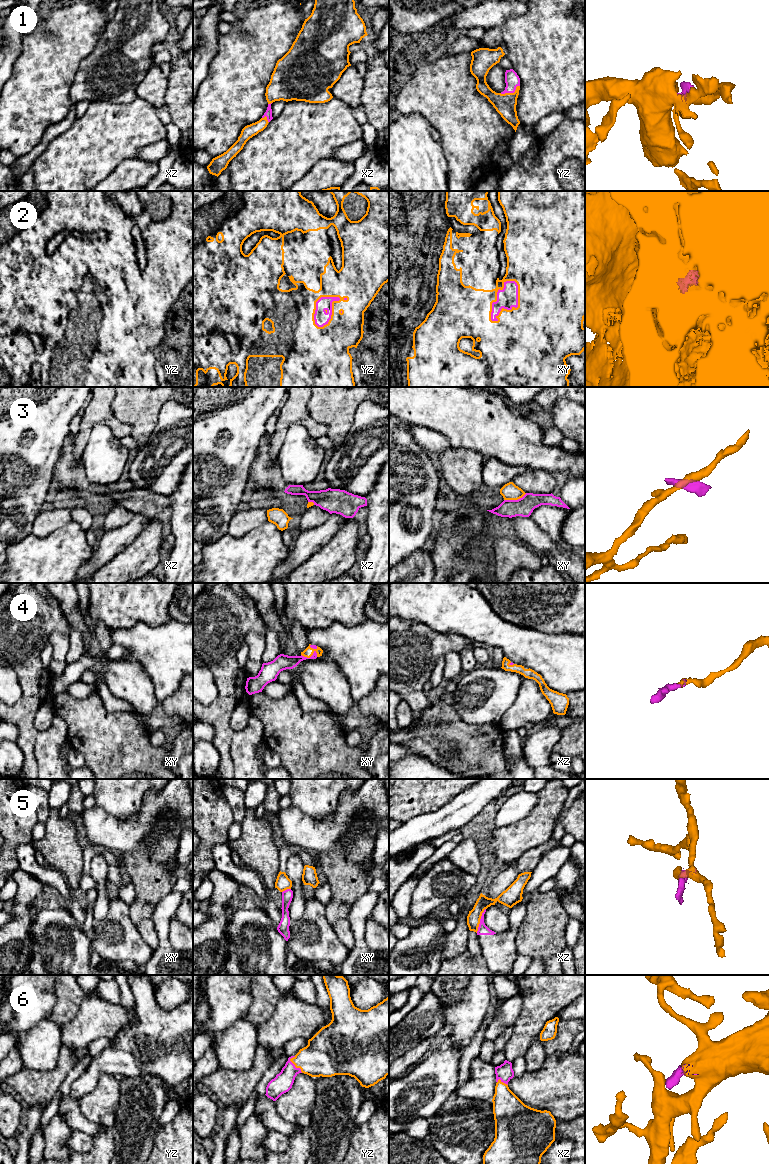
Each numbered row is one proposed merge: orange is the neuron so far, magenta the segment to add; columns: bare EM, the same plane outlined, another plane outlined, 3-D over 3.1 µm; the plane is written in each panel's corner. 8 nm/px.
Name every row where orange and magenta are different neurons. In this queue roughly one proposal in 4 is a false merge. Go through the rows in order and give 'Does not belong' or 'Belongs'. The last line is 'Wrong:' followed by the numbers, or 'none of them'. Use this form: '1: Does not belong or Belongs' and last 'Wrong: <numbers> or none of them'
1: Belongs
2: Belongs
3: Does not belong
4: Belongs
5: Does not belong
6: Belongs
Wrong: 3, 5

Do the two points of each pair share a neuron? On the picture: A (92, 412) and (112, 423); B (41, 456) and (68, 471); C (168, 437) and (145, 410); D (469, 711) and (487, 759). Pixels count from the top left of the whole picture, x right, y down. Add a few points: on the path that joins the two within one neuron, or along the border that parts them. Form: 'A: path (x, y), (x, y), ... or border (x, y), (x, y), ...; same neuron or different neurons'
A: path (97, 412), (100, 412), (107, 418); same neuron
B: border (64, 442), (52, 479); different neurons
C: border (167, 401), (161, 408), (156, 425), (145, 443); different neurons
D: border (455, 710), (465, 722), (478, 725), (497, 725); different neurons

